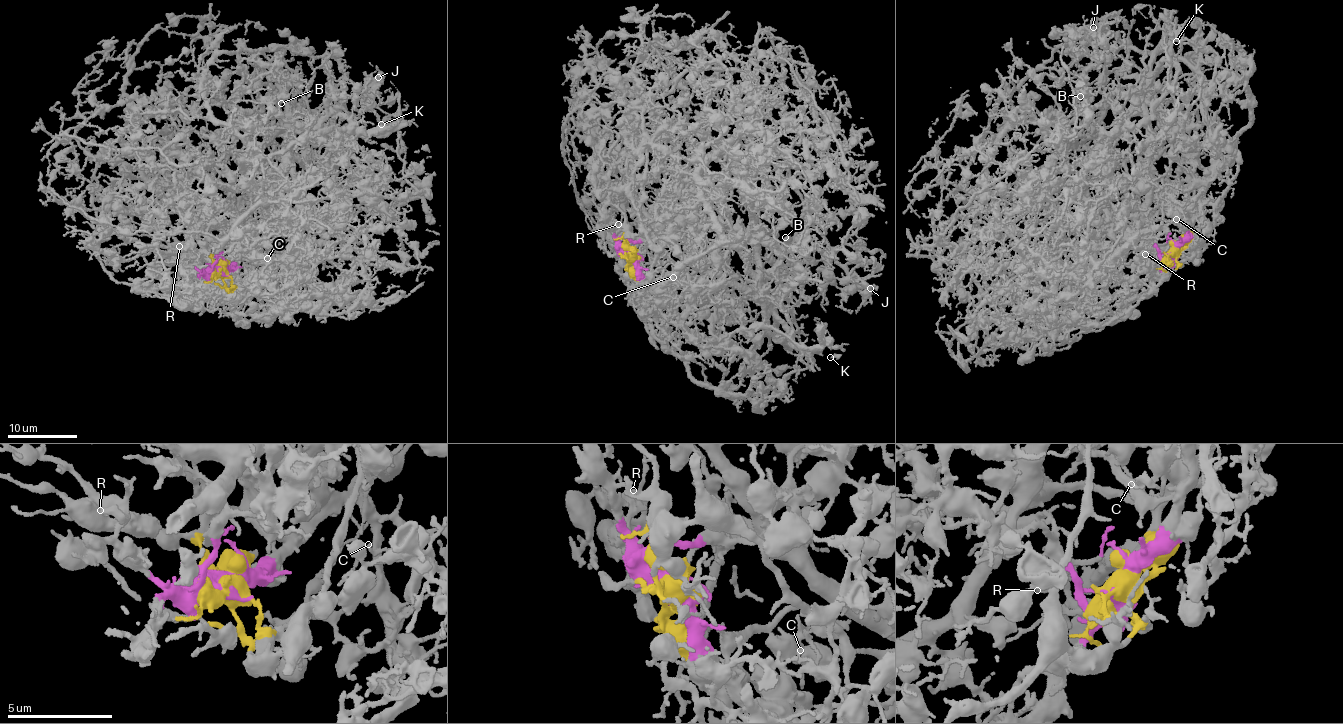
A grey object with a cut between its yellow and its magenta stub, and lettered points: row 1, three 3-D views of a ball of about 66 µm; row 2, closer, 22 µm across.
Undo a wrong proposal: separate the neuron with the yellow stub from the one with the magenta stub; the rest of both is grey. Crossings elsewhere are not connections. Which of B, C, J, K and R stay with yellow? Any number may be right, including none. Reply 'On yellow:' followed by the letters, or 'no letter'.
On yellow: B, J

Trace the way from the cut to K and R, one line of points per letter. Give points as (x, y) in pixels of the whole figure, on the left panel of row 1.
K: (218, 270), (259, 242), (286, 192), (318, 212), (424, 195), (399, 157), (395, 122), (382, 125)
R: (218, 270), (202, 272), (179, 246)

